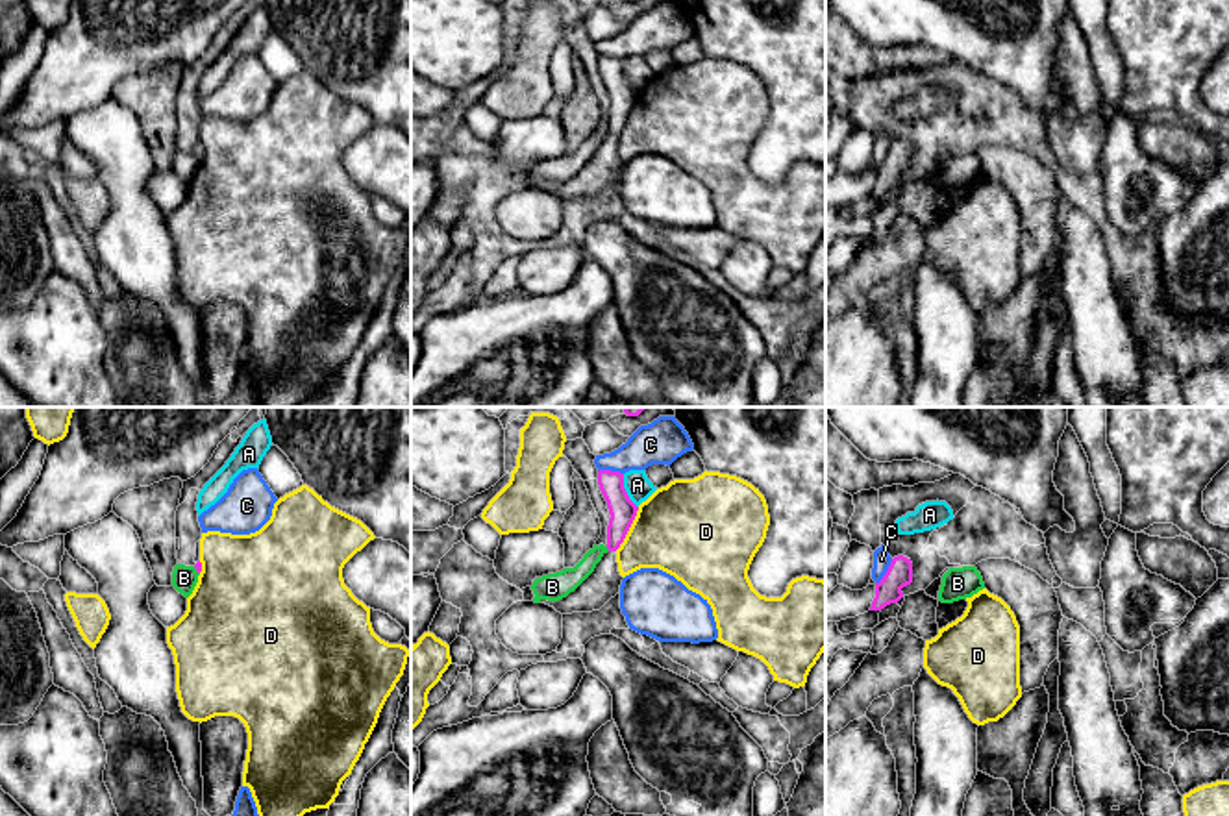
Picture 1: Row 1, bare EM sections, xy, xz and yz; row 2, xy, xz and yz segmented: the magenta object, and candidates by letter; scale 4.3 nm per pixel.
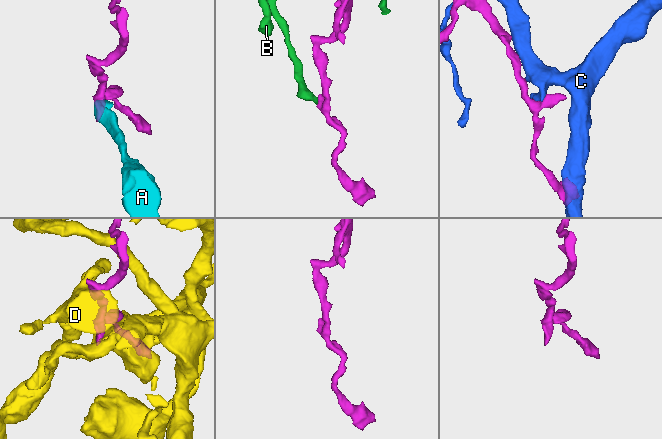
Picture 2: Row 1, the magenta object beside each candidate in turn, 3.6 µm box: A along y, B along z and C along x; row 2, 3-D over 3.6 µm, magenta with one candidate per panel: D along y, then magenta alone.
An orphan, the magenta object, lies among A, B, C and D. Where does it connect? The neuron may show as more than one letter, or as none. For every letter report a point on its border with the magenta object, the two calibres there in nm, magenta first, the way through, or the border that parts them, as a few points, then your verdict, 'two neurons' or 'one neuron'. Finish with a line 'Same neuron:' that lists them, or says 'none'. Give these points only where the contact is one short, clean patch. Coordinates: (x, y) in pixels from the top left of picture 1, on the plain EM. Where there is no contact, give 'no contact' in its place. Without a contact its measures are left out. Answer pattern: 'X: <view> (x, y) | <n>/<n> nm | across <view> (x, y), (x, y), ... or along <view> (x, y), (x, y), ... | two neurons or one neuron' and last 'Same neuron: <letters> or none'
A: xz (624, 76) | 120/120 nm | along xz (622, 60), (626, 80), (637, 93) | two neurons
B: xz (608, 134) | 120/110 nm | along xz (606, 132), (609, 136) | two neurons
C: yz (887, 158) | 110/80 nm | along yz (893, 145), (887, 158), (876, 169) | two neurons
D: xz (628, 115) | 120/400 nm | two neurons
Same neuron: none

